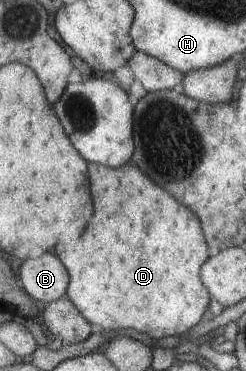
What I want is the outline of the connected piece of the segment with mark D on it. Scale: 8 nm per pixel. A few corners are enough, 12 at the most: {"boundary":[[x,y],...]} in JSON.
{"boundary":[[131,163],[55,245],[99,330],[155,340],[211,298],[197,217]]}

